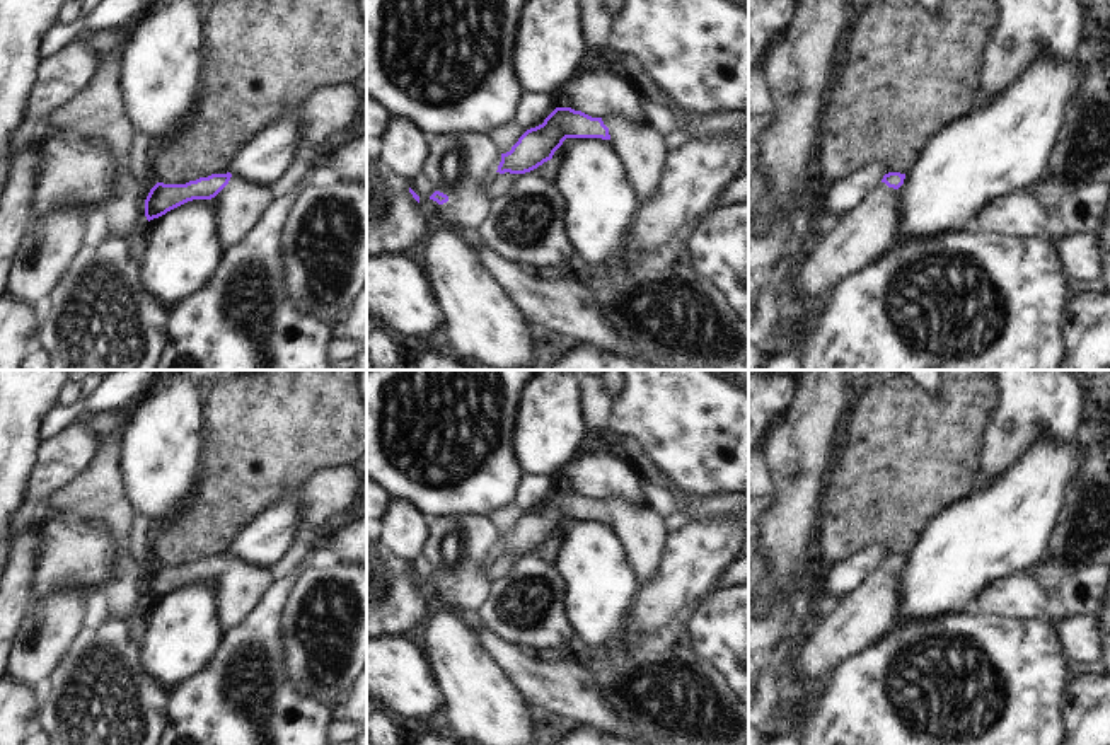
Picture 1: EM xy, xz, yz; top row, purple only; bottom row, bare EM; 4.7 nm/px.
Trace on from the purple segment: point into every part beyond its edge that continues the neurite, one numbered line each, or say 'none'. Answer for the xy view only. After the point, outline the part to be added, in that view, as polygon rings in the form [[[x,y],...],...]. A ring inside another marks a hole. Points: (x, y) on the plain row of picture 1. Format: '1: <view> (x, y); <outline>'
1: xy (241, 585); [[[232,556],[228,566],[211,580],[211,585],[218,590],[225,629],[239,626],[275,581],[269,564],[261,566]]]

